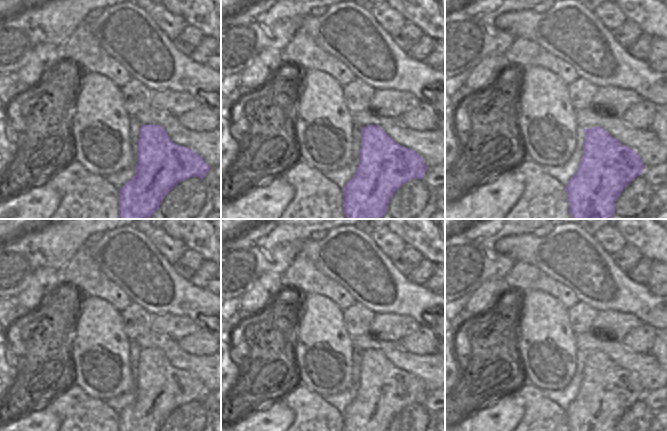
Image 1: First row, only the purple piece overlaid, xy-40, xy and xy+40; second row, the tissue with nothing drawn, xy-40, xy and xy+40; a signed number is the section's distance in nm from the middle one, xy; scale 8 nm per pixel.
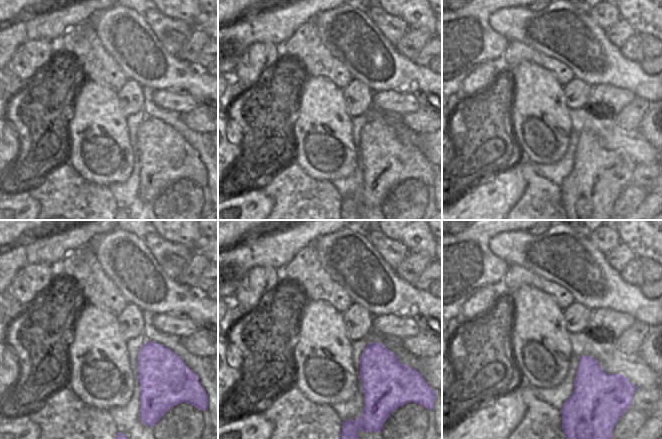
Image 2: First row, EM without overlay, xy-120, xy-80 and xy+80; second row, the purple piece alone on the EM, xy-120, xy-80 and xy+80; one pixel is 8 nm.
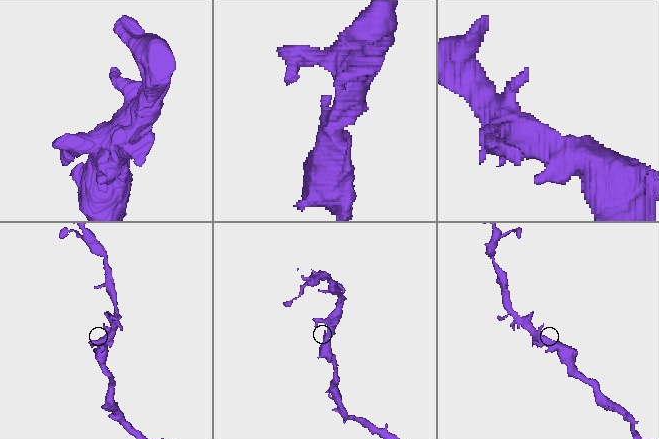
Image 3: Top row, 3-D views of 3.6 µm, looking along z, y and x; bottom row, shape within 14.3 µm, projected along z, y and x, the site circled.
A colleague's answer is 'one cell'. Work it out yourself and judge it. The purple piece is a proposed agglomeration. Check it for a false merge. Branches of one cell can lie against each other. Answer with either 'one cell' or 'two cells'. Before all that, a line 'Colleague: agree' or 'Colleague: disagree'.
Colleague: agree
one cell

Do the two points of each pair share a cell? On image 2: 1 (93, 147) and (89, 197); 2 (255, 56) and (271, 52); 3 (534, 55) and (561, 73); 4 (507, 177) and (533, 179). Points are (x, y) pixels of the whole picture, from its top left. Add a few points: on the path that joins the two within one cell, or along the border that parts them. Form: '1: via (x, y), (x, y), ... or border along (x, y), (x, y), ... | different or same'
1: border along (72, 167), (85, 179), (107, 186) | different
2: via (259, 56), (267, 55) | same
3: via (541, 59), (554, 66) | same
4: border along (517, 165), (525, 181), (525, 190), (518, 201) | different

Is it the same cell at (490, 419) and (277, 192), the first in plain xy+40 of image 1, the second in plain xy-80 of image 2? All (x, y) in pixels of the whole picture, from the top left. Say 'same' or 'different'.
different

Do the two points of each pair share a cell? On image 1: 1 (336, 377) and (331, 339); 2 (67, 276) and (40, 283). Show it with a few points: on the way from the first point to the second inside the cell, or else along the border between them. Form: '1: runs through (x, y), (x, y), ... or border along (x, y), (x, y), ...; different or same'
1: runs through (332, 368), (332, 354), (334, 351), (331, 348); same
2: border along (61, 271), (59, 283); different

